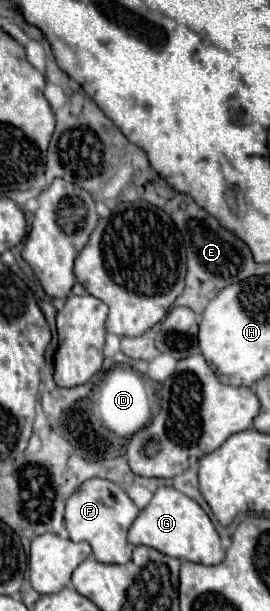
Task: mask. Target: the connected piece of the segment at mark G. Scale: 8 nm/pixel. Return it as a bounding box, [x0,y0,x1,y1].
[129,488,225,564]

